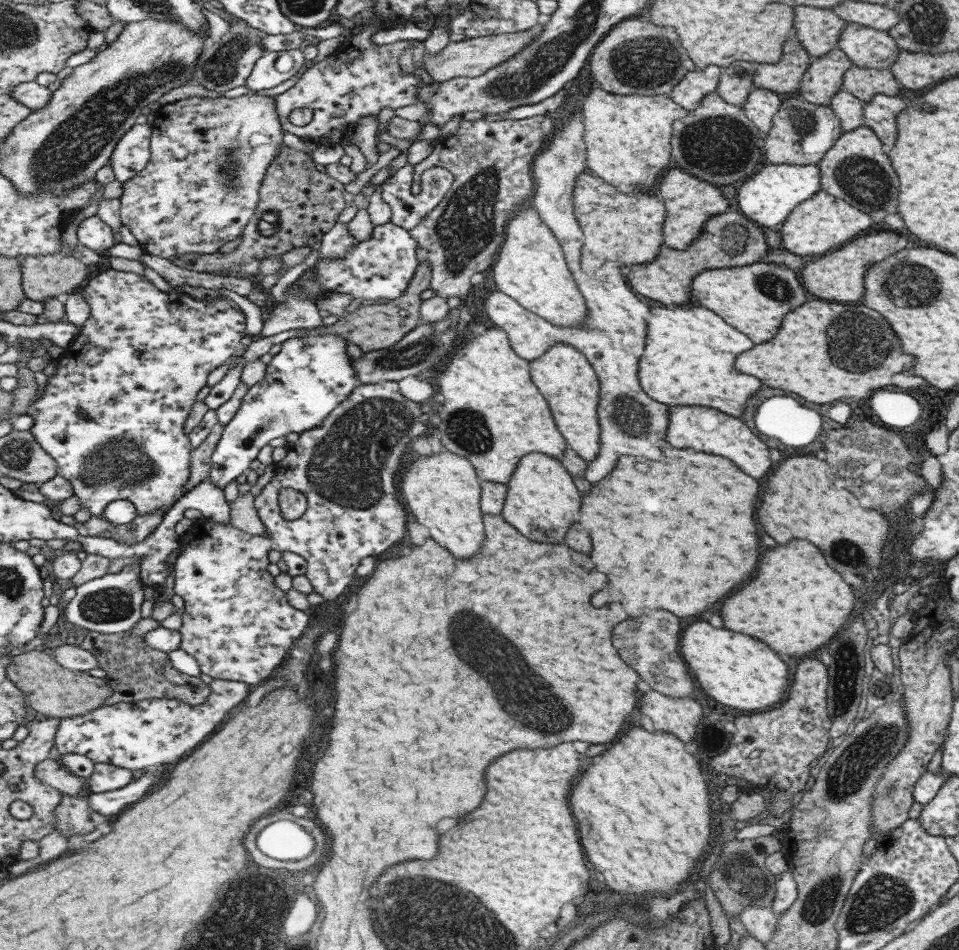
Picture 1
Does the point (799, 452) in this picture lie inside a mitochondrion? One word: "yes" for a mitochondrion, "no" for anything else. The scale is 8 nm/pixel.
no

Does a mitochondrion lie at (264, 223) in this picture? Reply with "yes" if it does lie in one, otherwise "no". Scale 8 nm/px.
yes

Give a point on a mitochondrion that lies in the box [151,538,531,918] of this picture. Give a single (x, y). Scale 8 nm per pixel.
(237, 887)

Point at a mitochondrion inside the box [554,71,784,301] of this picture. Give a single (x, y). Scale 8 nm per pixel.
(717, 145)

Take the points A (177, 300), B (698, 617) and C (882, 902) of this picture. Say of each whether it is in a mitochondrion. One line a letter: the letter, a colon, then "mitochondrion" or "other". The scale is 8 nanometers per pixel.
A: other
B: other
C: mitochondrion

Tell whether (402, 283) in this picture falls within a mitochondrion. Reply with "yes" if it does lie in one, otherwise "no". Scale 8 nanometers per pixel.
no

